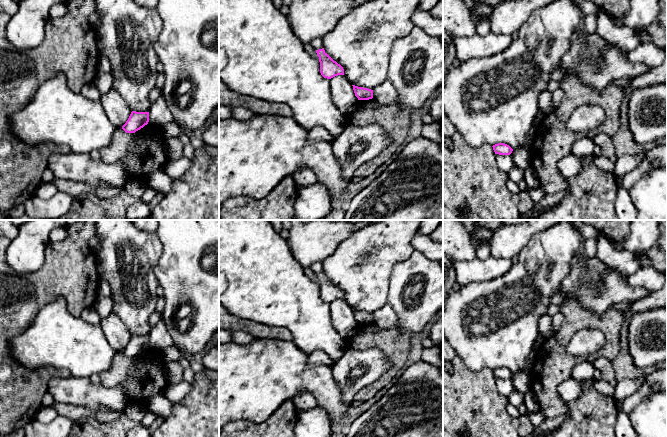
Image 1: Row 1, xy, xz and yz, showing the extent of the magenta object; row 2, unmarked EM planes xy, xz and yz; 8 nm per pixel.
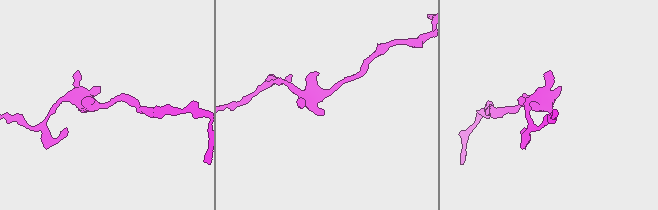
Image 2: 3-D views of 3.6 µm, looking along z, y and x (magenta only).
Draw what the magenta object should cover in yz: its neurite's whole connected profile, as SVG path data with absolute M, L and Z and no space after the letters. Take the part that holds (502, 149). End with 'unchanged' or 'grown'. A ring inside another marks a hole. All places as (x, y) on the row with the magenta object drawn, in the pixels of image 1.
M498 143L492 146L495 154L499 155L510 155L513 151L513 149L504 143Z; unchanged

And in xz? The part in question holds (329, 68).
M316 50L320 62L320 73L324 78L331 79L338 75L344 75L343 67L334 61L324 50Z; unchanged

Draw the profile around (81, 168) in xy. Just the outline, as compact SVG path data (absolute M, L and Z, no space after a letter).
M55 153L48 159L48 168L56 179L67 179L88 185L90 188L124 186L128 180L121 162L106 164L94 160L90 154Z

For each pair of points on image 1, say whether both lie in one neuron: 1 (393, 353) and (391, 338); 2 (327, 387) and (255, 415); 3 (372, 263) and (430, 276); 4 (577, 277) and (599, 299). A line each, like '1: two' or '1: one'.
1: one
2: one
3: two
4: one

